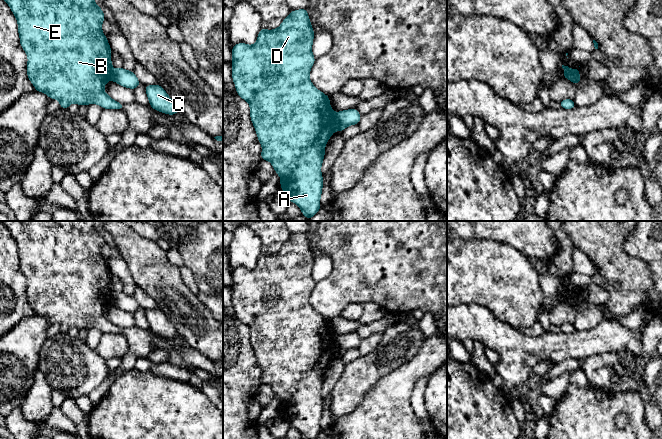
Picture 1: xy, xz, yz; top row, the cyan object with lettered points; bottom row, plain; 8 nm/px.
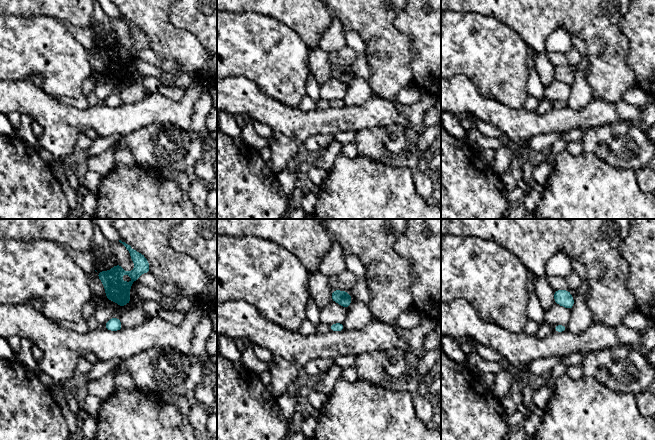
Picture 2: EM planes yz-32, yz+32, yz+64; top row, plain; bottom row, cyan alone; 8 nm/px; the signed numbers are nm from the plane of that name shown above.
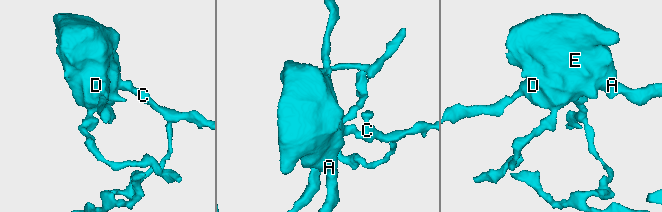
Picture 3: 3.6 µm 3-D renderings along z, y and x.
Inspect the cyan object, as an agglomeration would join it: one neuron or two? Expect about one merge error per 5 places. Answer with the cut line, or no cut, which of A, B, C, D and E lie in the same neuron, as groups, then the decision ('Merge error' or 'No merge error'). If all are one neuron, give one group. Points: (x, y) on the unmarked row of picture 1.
Split along xz (334, 337), (337, 353). Groups: A B D E / C. Merge error

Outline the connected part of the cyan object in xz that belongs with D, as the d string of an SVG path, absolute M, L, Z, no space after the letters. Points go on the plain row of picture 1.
M307 233L292 234L292 236L283 244L281 249L274 254L267 254L261 252L258 257L257 265L254 269L247 269L240 266L232 270L232 281L233 285L232 291L232 303L236 311L237 318L247 325L250 329L250 342L257 357L258 365L262 369L261 383L268 384L276 398L281 402L280 411L284 415L290 426L295 427L301 433L303 439L315 439L321 432L320 422L323 412L323 400L321 397L321 390L325 380L325 370L332 360L332 358L337 354L337 348L335 346L335 336L330 330L330 322L318 314L311 306L309 298L311 292L316 284L312 278L312 268L314 264L314 254L312 252L310 243L308 241Z

